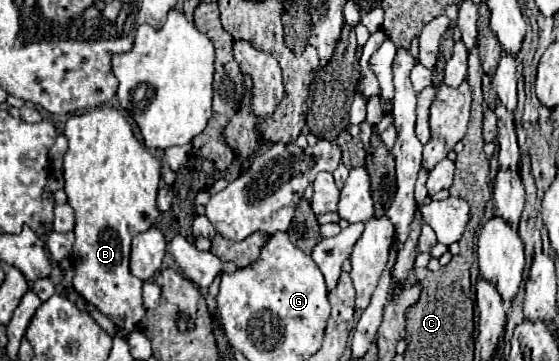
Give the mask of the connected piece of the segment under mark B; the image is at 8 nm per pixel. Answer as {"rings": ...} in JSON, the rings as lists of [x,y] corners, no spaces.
{"rings":[[[98,106],[86,114],[72,116],[66,122],[64,134],[68,138],[68,152],[64,156],[64,178],[68,204],[76,212],[76,242],[74,242],[74,288],[96,306],[102,314],[116,320],[126,320],[124,328],[132,332],[142,320],[146,308],[142,302],[142,280],[130,274],[130,242],[134,234],[148,230],[158,214],[156,196],[160,182],[160,162],[136,140],[126,118],[110,106]]]}

